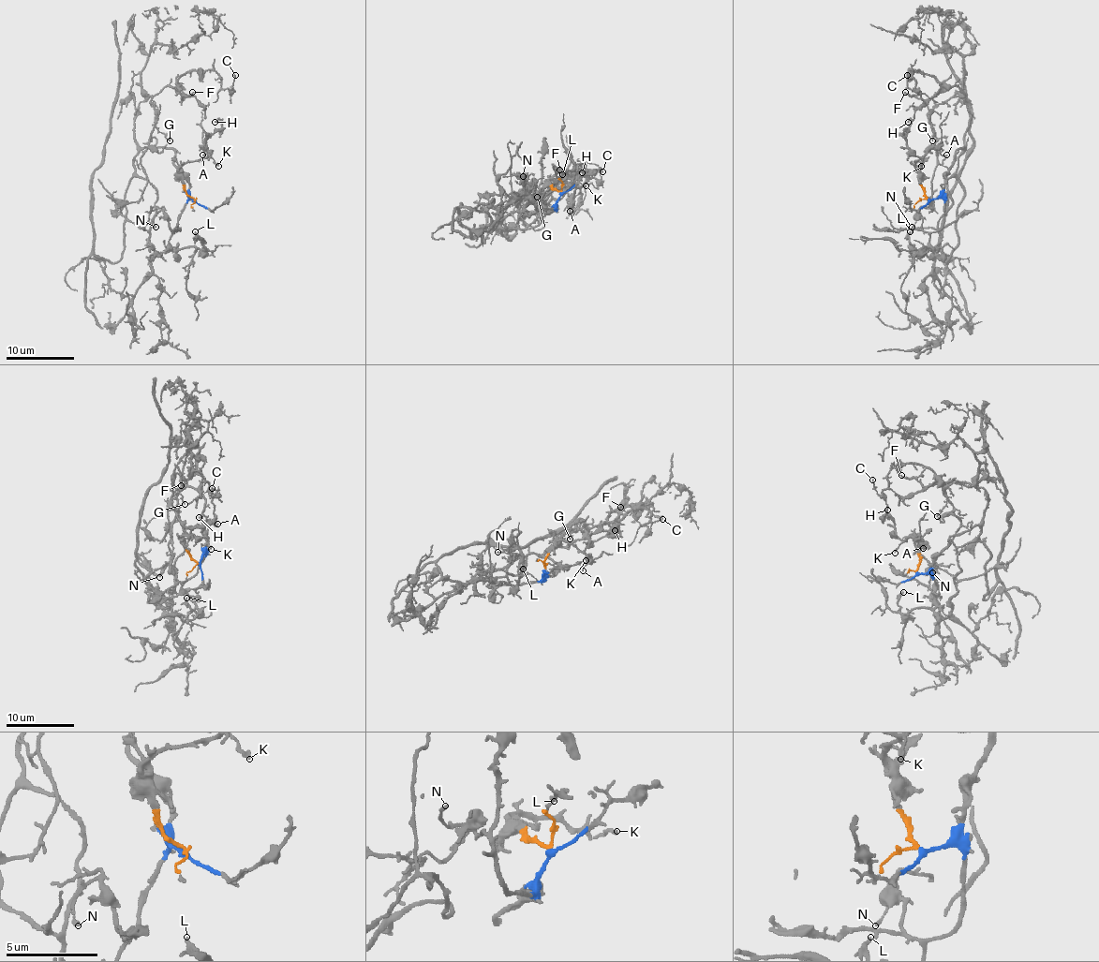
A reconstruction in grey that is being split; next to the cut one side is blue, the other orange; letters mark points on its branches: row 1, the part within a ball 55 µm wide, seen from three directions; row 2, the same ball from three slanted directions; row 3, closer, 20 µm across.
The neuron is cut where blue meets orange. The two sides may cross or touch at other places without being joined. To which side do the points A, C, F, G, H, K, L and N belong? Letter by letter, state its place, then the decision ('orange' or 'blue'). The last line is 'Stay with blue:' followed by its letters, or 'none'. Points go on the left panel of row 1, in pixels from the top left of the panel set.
A: at (202, 155); orange
C: at (235, 75); blue
F: at (192, 92); blue
G: at (170, 140); blue
H: at (215, 122); orange
K: at (218, 166); orange
L: at (195, 231); blue
N: at (155, 227); blue
Stay with blue: C, F, G, L, N

